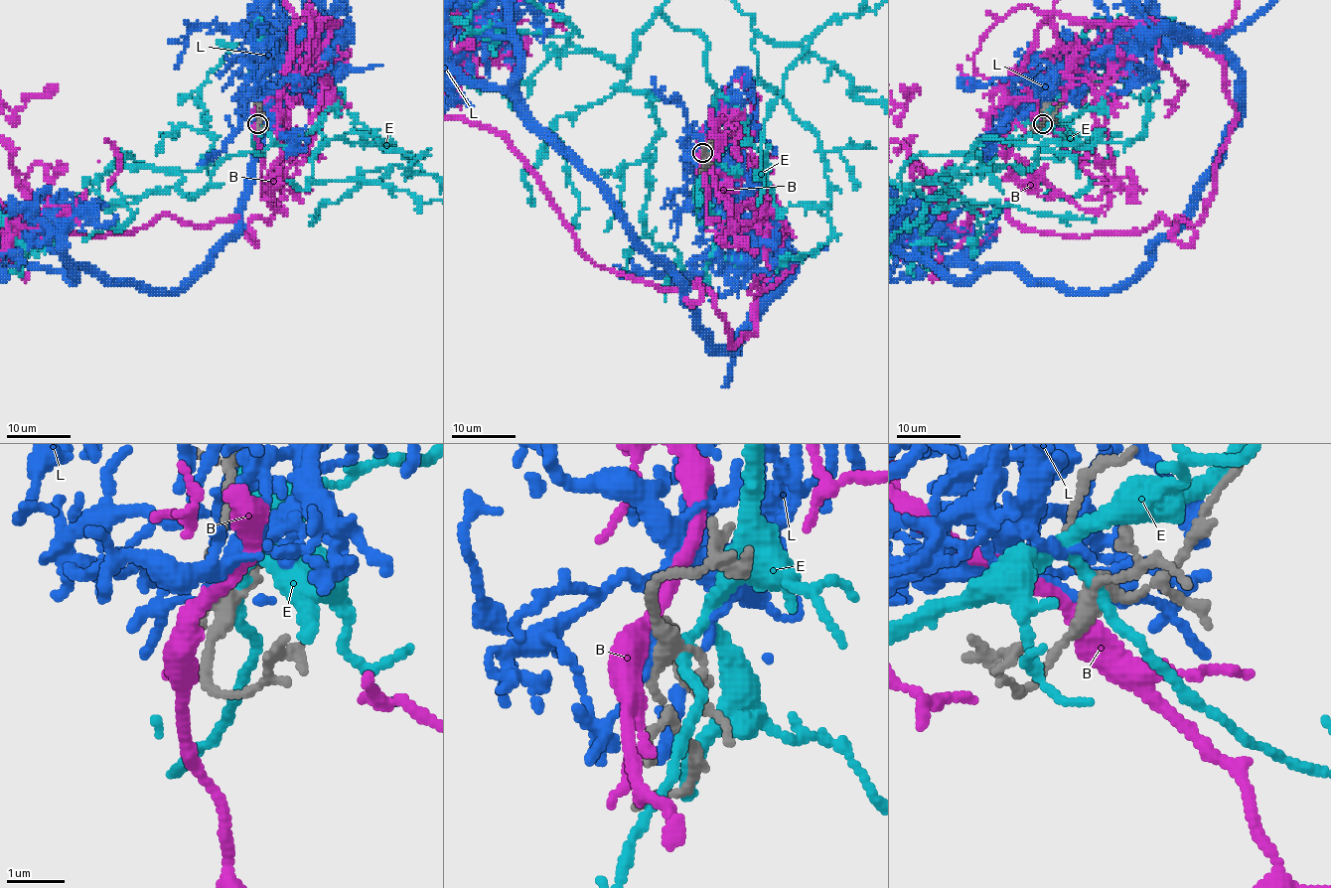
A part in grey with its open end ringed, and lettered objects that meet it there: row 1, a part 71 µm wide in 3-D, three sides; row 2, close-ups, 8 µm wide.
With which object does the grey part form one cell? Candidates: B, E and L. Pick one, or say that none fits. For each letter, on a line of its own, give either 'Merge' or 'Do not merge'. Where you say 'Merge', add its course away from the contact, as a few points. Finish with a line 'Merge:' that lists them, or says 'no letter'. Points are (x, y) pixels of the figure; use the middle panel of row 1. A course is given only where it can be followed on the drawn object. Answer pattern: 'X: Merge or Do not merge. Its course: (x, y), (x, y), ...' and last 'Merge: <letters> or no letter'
B: Merge
E: Do not merge
L: Do not merge
Merge: B

